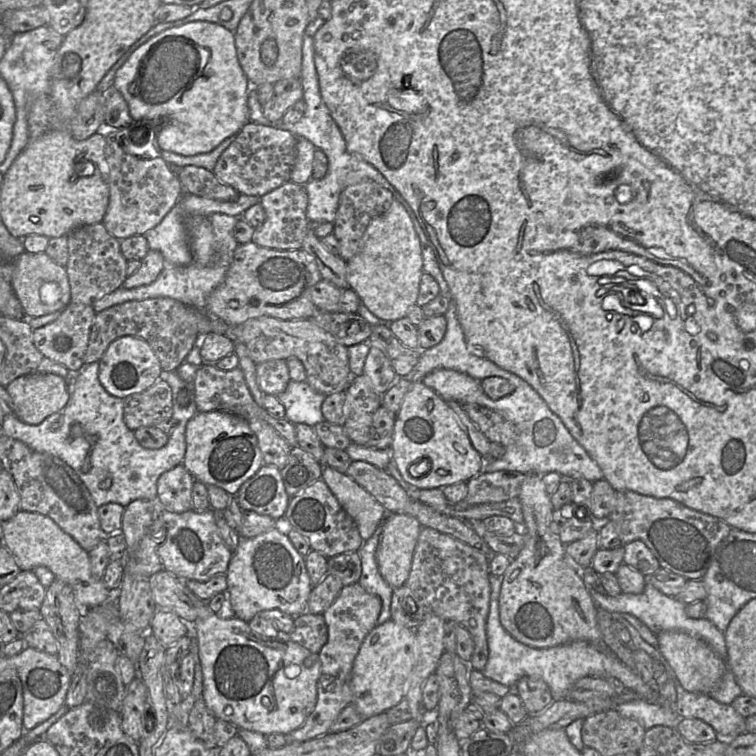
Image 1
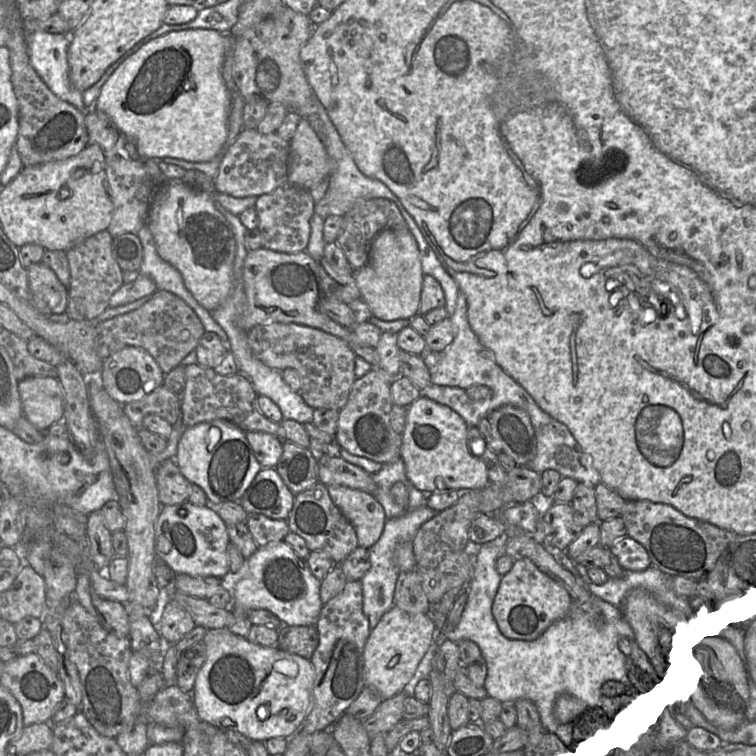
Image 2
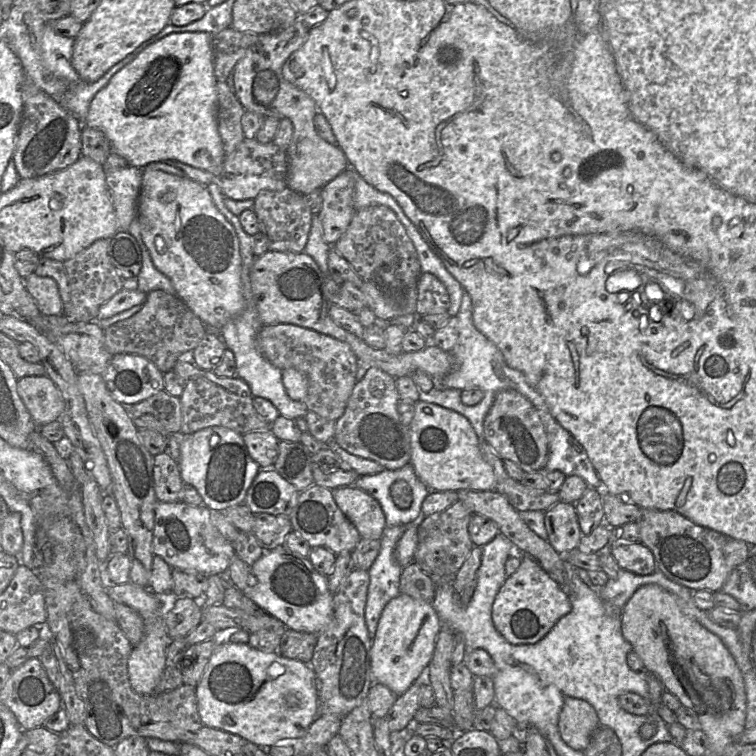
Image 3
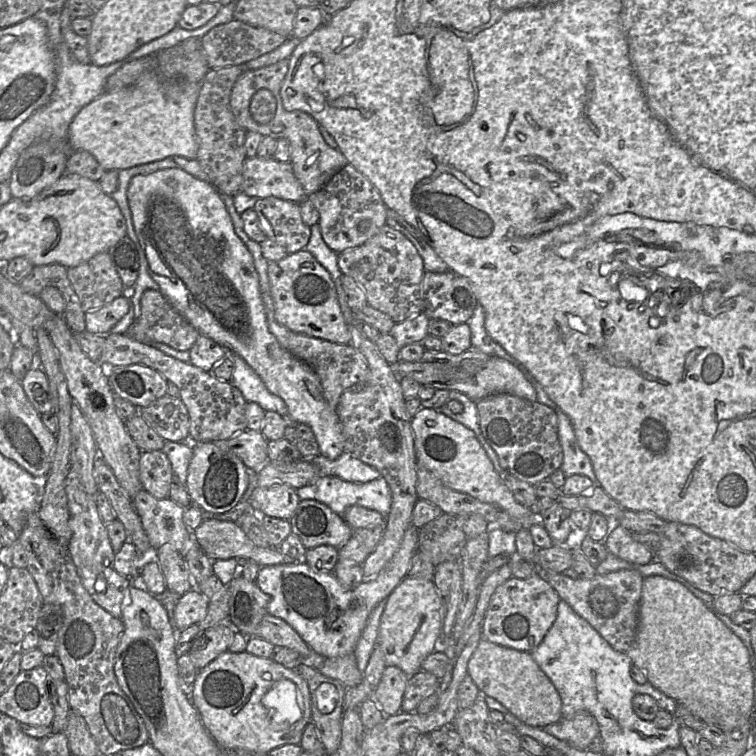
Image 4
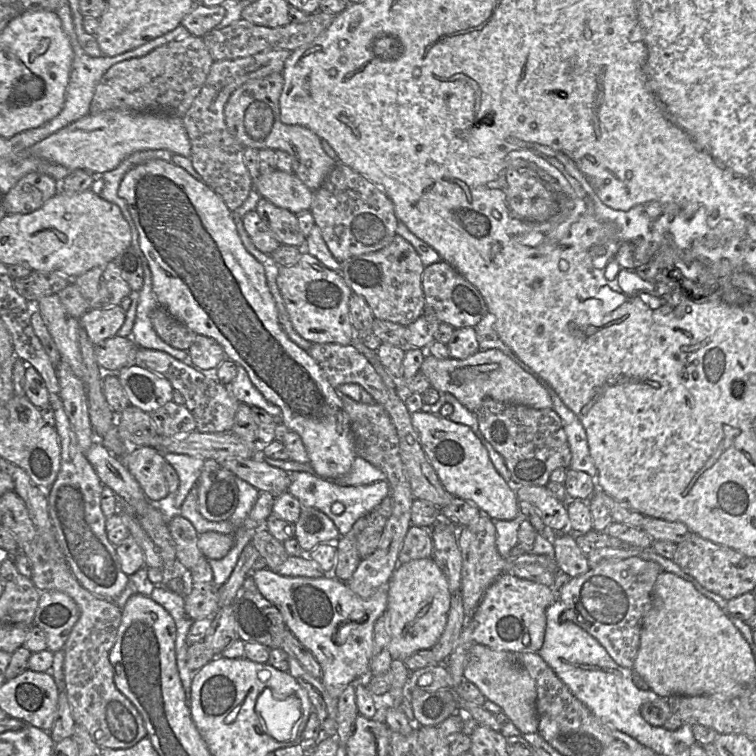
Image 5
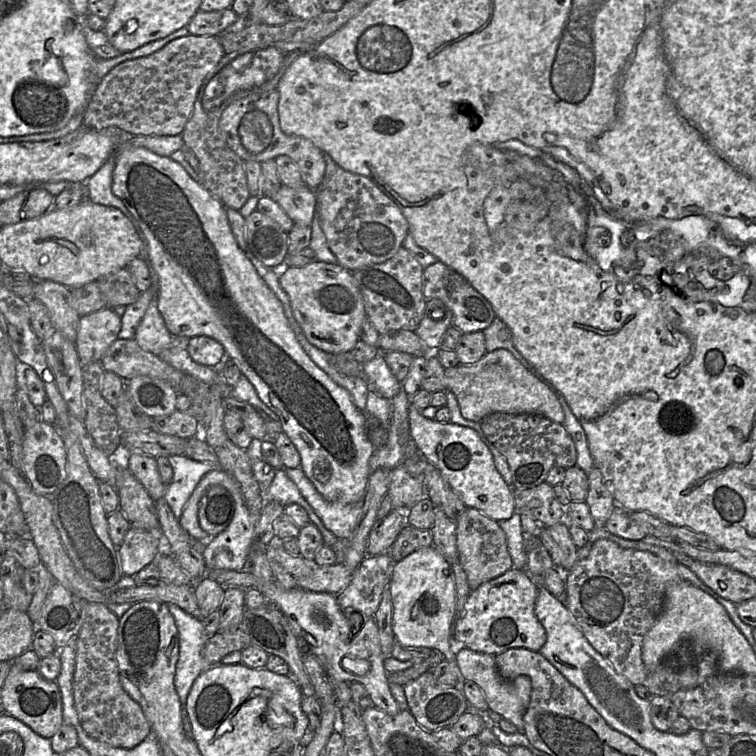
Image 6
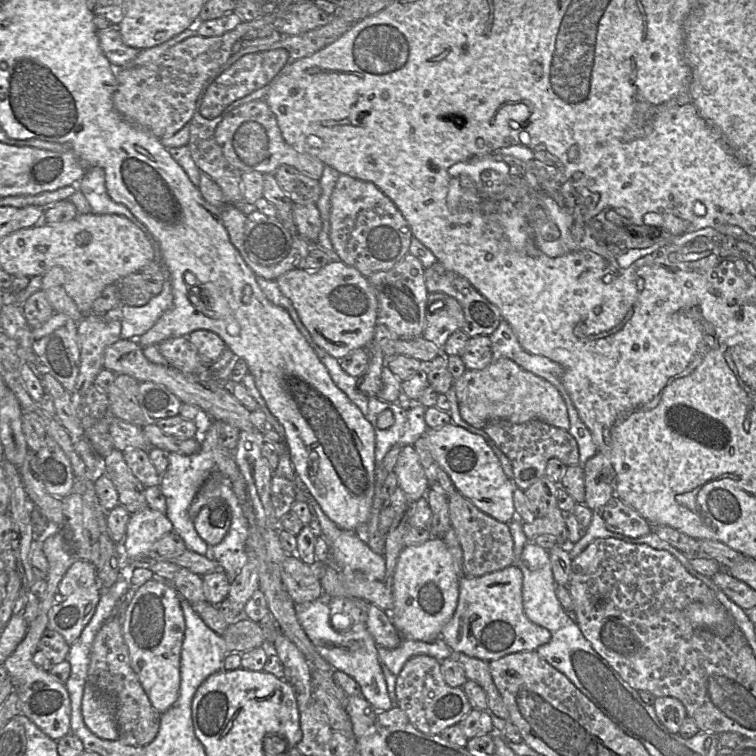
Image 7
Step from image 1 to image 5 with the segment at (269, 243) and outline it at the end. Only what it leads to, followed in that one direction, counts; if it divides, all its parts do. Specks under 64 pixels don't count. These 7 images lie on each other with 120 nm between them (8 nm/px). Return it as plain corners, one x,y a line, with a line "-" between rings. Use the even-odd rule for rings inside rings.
265,198
259,200
255,211
272,231
280,245
295,246
304,250
306,237
299,228
296,214
275,206

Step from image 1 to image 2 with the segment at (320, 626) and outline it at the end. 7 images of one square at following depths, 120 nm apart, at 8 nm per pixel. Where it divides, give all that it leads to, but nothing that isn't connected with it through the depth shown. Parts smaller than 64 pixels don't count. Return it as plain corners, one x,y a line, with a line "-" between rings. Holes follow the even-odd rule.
316,625
288,626
278,628
278,647
290,654
311,660
319,644

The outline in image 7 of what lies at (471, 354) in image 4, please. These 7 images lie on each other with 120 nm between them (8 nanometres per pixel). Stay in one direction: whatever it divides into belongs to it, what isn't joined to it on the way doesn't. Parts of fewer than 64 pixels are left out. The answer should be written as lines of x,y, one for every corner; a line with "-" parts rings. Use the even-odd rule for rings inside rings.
500,358
482,370
467,369
453,385
463,420
475,428
484,429
493,419
503,419
515,424
540,420
567,431
570,428
566,403
558,389
511,359

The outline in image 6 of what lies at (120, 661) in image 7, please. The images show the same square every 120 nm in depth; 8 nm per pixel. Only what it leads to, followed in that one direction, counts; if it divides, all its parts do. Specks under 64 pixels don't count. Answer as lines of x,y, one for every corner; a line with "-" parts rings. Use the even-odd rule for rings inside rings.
97,602
87,603
85,619
76,636
76,662
72,689
79,720
81,722
92,721
97,725
99,732
97,740
112,747
133,749
150,734
151,726
141,706
123,689
120,682
116,660
119,620
106,604

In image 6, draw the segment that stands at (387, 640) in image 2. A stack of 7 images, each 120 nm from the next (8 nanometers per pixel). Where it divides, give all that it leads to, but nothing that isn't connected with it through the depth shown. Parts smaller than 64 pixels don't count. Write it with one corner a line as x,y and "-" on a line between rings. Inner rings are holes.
433,545
425,548
420,548
412,552
402,560
395,562
392,578
390,581
390,593
393,604
392,630
395,636
395,641
407,647
424,647
433,649
434,651
440,651
443,654
443,656
447,656
447,651
449,650
450,646
452,646
452,650
455,654
457,653
458,649
463,648
457,647
456,642
452,637
453,626
456,620
456,590
451,564

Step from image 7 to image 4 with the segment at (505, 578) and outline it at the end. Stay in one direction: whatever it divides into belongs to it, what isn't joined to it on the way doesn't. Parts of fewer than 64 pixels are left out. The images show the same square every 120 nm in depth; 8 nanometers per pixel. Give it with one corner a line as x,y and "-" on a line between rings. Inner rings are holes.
539,573
523,579
512,576
498,586
490,600
482,625
482,638
508,648
532,652
553,625
559,601
557,591

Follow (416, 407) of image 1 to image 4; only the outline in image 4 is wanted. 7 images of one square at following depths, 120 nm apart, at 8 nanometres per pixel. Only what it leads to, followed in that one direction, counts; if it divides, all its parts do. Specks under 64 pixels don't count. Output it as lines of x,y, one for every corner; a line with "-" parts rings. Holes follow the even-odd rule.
420,408
411,419
411,428
419,464
432,472
445,486
467,493
481,502
497,505
529,529
533,524
542,524
541,513
534,513
515,499
506,480
495,470
471,429
430,408
-
427,420
435,421
435,426
428,427

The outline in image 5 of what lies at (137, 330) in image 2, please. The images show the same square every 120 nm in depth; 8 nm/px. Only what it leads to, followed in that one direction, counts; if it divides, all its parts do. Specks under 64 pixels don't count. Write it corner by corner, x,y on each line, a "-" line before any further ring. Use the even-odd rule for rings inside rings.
162,306
153,309
150,319
159,337
174,348
188,350
197,335

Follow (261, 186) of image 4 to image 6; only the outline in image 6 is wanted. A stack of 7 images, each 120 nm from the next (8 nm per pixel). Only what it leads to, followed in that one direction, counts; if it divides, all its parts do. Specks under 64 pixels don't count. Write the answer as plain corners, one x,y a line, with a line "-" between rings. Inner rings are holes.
281,185
273,199
294,224
311,226
316,209
316,193
308,186
291,188

